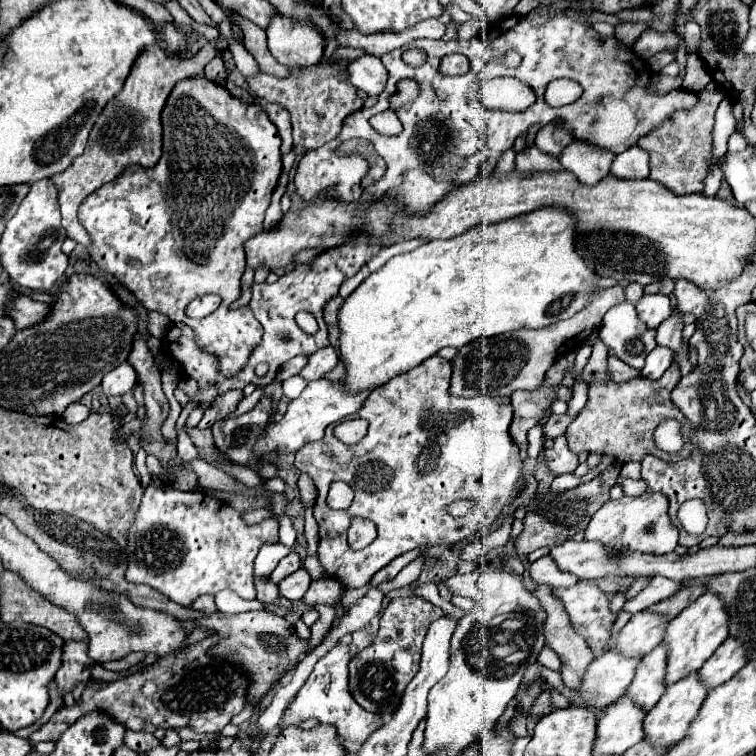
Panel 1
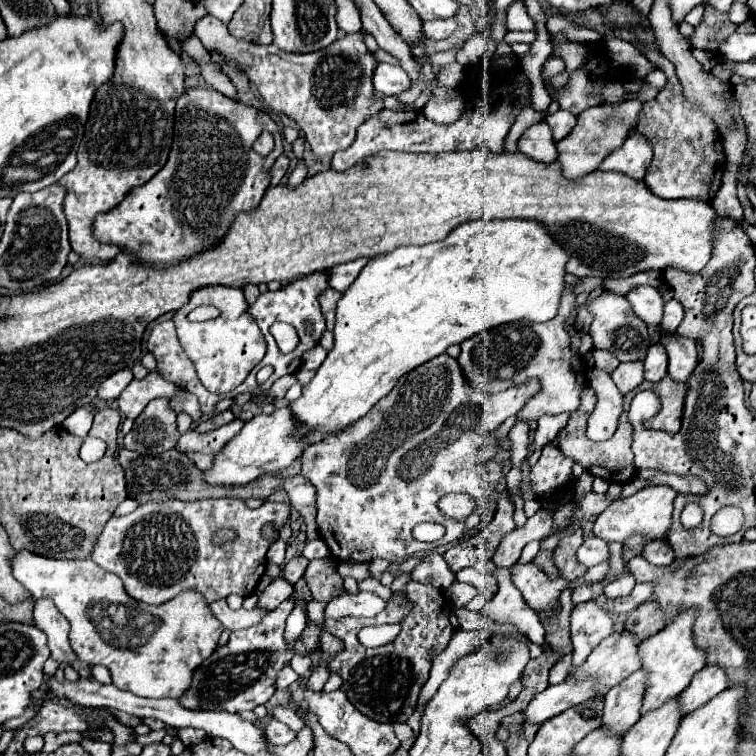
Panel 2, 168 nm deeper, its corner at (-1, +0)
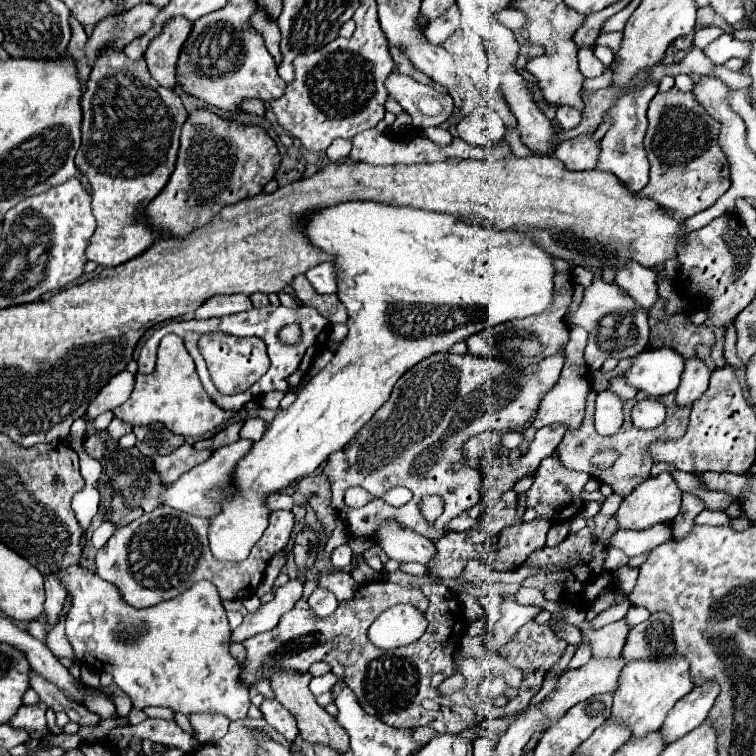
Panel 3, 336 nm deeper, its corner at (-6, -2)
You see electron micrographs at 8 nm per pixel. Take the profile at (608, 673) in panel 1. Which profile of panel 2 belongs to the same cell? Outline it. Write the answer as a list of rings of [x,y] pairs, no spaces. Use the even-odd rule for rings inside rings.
[[[566,678],[564,682],[556,684],[556,686],[548,686],[544,692],[536,694],[530,704],[524,710],[524,718],[520,722],[520,726],[524,724],[544,724],[548,718],[562,714],[564,710],[582,704],[590,698],[596,698],[594,692],[594,682],[590,680],[572,680]]]

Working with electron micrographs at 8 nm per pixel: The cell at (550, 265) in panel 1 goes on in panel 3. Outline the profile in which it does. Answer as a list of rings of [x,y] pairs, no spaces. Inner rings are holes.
[[[343,202],[339,206],[331,206],[331,208],[325,208],[325,210],[319,210],[319,212],[311,214],[305,232],[307,232],[307,236],[311,238],[313,244],[317,244],[323,252],[335,256],[335,264],[341,268],[341,274],[339,274],[339,280],[337,280],[337,284],[339,284],[337,296],[343,302],[343,306],[347,308],[347,314],[349,314],[347,328],[349,328],[349,332],[347,332],[345,340],[339,344],[333,360],[317,376],[313,376],[307,384],[303,384],[299,388],[297,400],[287,410],[277,412],[277,416],[269,422],[263,438],[259,442],[255,442],[253,450],[237,464],[237,470],[235,470],[235,496],[233,496],[233,500],[223,504],[223,510],[221,510],[219,516],[211,518],[209,546],[211,546],[211,552],[217,560],[235,560],[235,562],[245,560],[249,556],[253,544],[261,538],[261,534],[267,528],[269,510],[263,506],[263,500],[269,494],[291,486],[295,480],[299,480],[307,474],[313,474],[327,460],[327,456],[331,452],[337,452],[347,442],[351,442],[353,436],[371,420],[371,416],[389,400],[389,394],[391,394],[395,382],[409,368],[413,368],[415,364],[419,364],[421,360],[425,360],[425,358],[429,358],[437,352],[447,352],[455,342],[463,342],[463,340],[467,340],[469,336],[473,336],[477,332],[483,332],[483,330],[487,330],[495,324],[503,324],[503,322],[513,320],[513,318],[527,318],[527,316],[533,316],[533,314],[541,314],[541,312],[549,310],[551,304],[553,304],[553,276],[555,276],[553,258],[551,258],[549,252],[545,252],[541,246],[537,246],[529,236],[519,234],[517,230],[493,230],[493,228],[487,228],[487,226],[457,222],[457,220],[453,220],[453,216],[447,216],[447,214],[435,214],[435,212],[417,210],[417,208],[395,208],[395,206],[375,204],[375,202]]]

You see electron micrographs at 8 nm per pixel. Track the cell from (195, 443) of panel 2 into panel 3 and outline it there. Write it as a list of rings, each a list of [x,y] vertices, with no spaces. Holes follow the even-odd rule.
[[[181,444],[175,452],[167,456],[155,456],[155,470],[161,474],[163,484],[173,484],[185,472],[195,468],[197,464],[205,462],[213,450],[195,450],[191,444]]]

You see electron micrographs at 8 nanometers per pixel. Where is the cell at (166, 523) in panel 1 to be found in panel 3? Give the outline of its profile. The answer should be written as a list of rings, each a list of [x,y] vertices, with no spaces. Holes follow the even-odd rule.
[[[159,506],[153,512],[143,514],[131,524],[115,530],[115,534],[109,538],[109,544],[97,550],[97,574],[103,580],[117,584],[121,596],[133,608],[147,608],[175,598],[199,580],[211,580],[217,586],[221,600],[249,598],[263,582],[267,562],[273,558],[273,554],[287,546],[295,526],[295,514],[291,510],[271,512],[267,530],[253,546],[245,562],[213,560],[207,540],[209,526],[211,522],[207,518],[191,516],[171,506]]]

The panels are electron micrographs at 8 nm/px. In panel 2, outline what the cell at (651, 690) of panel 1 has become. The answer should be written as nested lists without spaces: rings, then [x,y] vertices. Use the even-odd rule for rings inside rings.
[[[636,670],[608,692],[608,702],[604,696],[604,716],[602,726],[612,734],[628,732],[640,720],[640,706],[646,688],[646,672]]]

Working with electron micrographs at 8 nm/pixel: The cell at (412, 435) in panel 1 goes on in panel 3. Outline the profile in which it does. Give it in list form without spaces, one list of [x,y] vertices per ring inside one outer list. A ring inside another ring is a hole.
[[[443,352],[443,354],[429,356],[427,360],[413,366],[407,374],[403,374],[403,378],[399,378],[399,382],[395,384],[391,398],[375,412],[375,416],[367,422],[367,426],[363,426],[357,432],[355,440],[351,440],[349,446],[345,446],[343,450],[337,450],[335,454],[327,458],[327,464],[321,472],[323,476],[327,476],[331,484],[331,508],[347,524],[349,538],[375,540],[375,534],[385,520],[393,520],[401,528],[413,530],[433,542],[443,538],[449,532],[447,530],[449,520],[453,520],[465,510],[471,510],[481,500],[481,472],[469,466],[461,466],[461,470],[453,472],[453,464],[465,460],[463,444],[479,432],[509,430],[509,428],[523,426],[525,422],[533,420],[543,396],[555,386],[561,374],[561,368],[563,368],[563,356],[551,356],[527,368],[513,368],[513,366],[505,366],[493,360],[481,360],[471,354],[457,356],[457,354]],[[351,486],[365,488],[373,496],[373,500],[365,504],[363,508],[345,506],[343,496],[345,496],[345,490]],[[395,486],[405,486],[413,492],[413,498],[399,508],[383,500],[383,494]],[[425,496],[441,496],[443,500],[443,514],[433,524],[425,520],[419,508],[419,502]]]

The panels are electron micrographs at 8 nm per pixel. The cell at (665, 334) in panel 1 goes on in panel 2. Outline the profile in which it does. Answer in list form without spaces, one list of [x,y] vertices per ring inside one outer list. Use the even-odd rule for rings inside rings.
[[[664,334],[660,340],[668,352],[668,374],[676,382],[686,382],[698,364],[696,342],[680,334]]]

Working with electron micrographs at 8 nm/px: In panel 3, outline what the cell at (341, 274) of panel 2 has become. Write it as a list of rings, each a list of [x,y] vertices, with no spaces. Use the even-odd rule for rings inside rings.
[[[323,262],[307,272],[307,278],[311,286],[319,294],[335,294],[337,292],[337,278],[339,278],[339,268],[335,268],[333,262]]]

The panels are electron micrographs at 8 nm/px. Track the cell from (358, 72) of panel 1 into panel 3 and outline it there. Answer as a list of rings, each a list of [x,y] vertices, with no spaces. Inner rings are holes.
[[[391,72],[385,80],[385,88],[393,100],[413,118],[415,128],[429,128],[443,124],[455,110],[455,100],[451,94],[441,94],[435,88],[413,80],[401,72]]]

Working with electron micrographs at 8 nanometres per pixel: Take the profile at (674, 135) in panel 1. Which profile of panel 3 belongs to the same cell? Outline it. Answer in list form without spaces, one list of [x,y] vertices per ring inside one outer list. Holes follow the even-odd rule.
[[[675,86],[651,100],[647,120],[649,130],[645,136],[645,148],[651,162],[651,178],[639,194],[655,200],[679,220],[713,206],[729,188],[727,158],[717,144],[719,124],[695,104],[691,92],[681,92]]]

